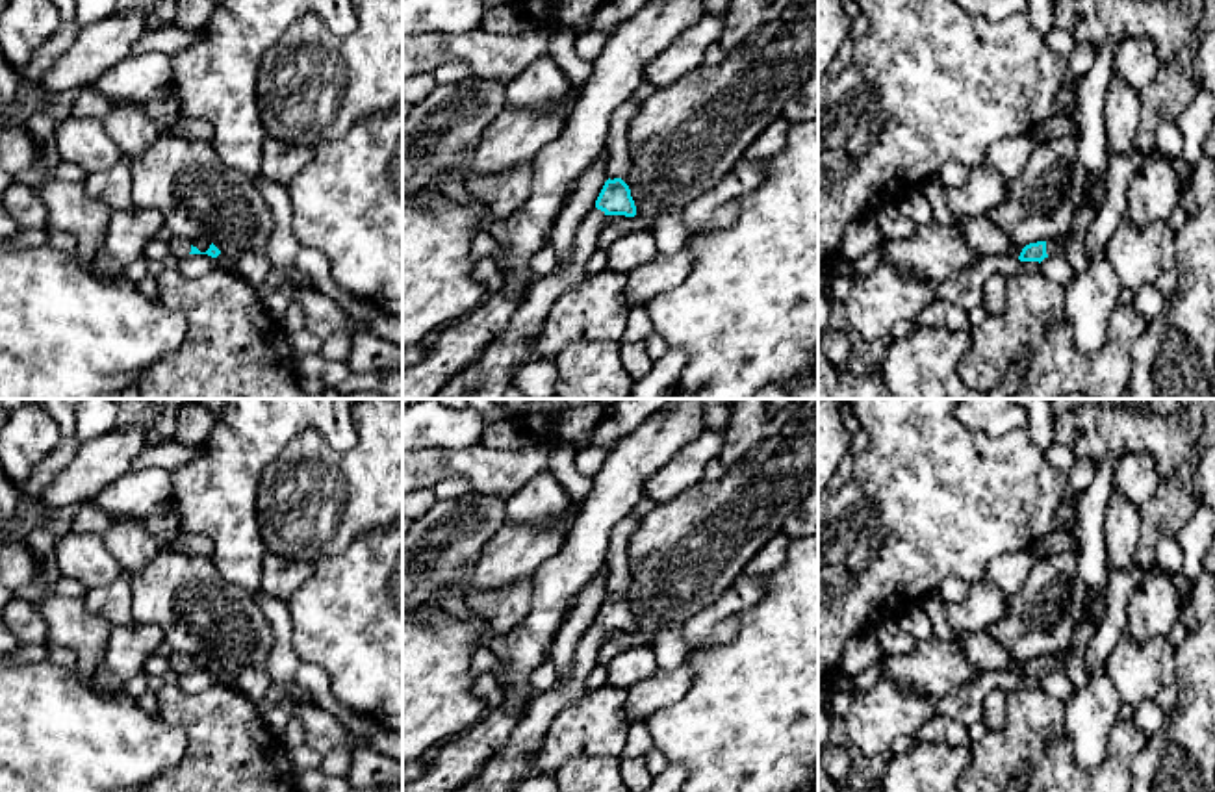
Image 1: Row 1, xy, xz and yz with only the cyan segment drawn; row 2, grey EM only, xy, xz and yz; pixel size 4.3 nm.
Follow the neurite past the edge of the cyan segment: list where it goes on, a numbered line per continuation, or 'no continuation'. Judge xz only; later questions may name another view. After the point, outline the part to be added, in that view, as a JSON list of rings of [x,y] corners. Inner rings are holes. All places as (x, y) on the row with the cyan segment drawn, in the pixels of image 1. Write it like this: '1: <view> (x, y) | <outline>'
1: xz (492, 373) | [[[595,206],[577,224],[569,262],[549,276],[534,278],[521,310],[512,315],[505,332],[492,341],[462,373],[453,377],[436,399],[503,399],[514,386],[516,373],[538,358],[536,341],[553,304],[588,271],[586,262],[597,250],[605,211]]]

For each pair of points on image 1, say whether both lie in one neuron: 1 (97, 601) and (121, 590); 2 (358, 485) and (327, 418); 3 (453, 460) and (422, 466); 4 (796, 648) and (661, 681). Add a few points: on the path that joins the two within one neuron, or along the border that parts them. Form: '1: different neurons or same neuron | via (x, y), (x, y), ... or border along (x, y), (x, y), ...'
1: same neuron | via (102, 601), (110, 601), (115, 596)
2: different neurons | border along (305, 429), (340, 451), (358, 438)
3: same neuron | via (446, 464), (429, 466)
4: different neurons | border along (687, 663), (692, 672), (692, 685), (665, 707)

